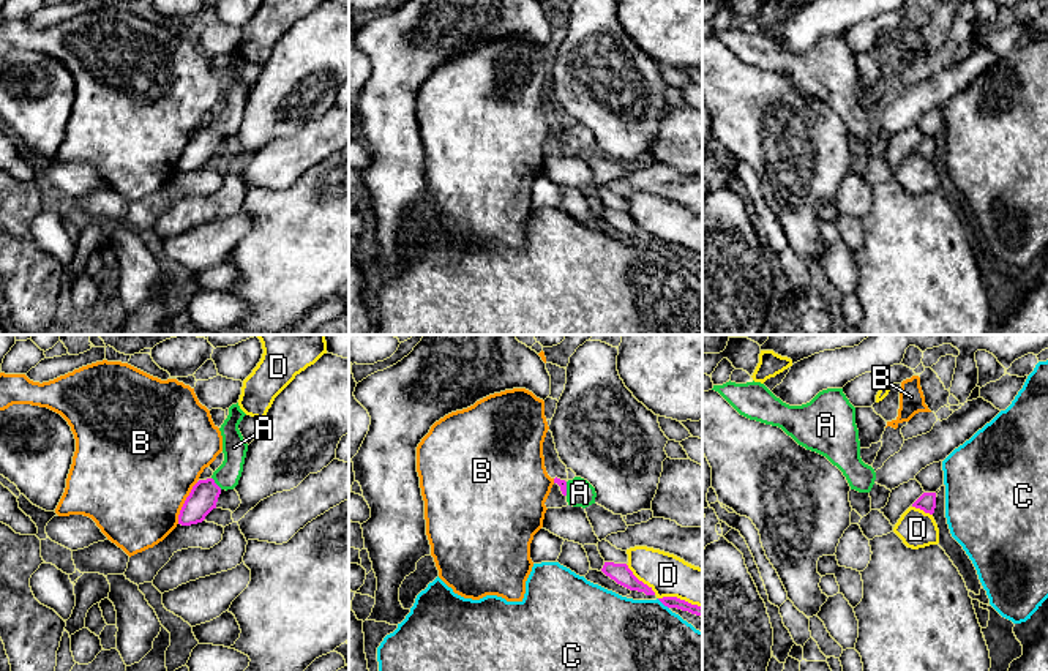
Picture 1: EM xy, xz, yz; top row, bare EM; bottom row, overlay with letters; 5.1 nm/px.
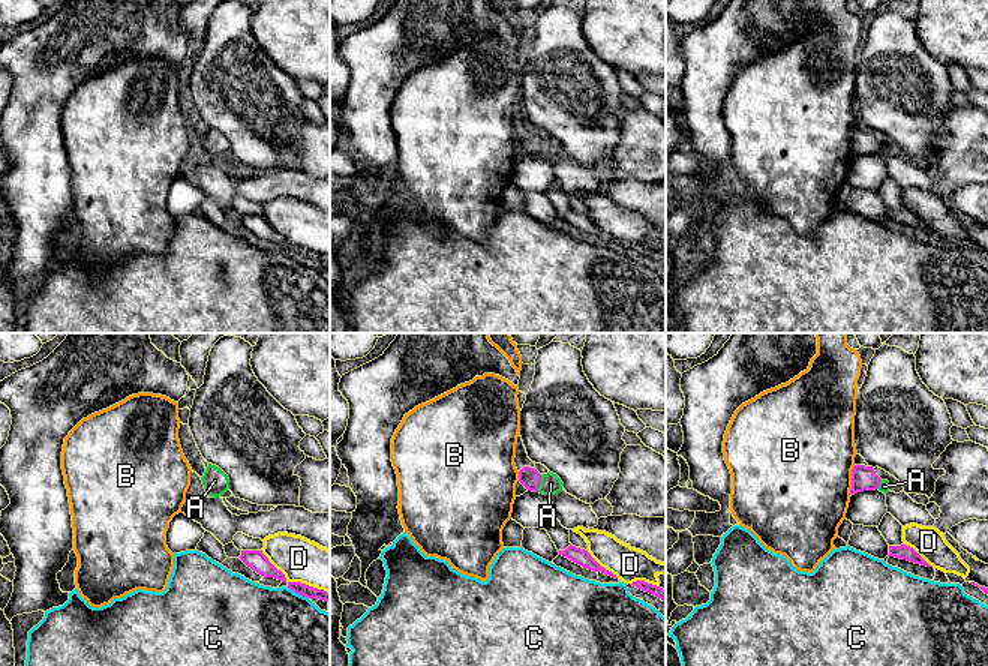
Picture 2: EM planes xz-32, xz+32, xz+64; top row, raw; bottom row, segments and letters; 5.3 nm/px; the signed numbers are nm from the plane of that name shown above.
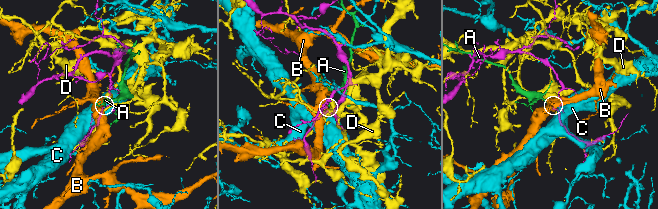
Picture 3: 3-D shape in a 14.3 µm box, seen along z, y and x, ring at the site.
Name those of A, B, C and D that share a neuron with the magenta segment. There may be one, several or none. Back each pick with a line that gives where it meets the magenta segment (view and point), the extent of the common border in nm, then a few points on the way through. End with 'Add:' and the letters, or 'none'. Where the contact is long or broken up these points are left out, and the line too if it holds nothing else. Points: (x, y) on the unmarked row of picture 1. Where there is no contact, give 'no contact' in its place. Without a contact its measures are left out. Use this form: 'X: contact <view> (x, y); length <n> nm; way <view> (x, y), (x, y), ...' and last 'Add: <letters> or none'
A: contact xy (215, 130); length 80 nm; way xy (202, 146), (215, 130), (232, 112), (234, 93)
Add: A

